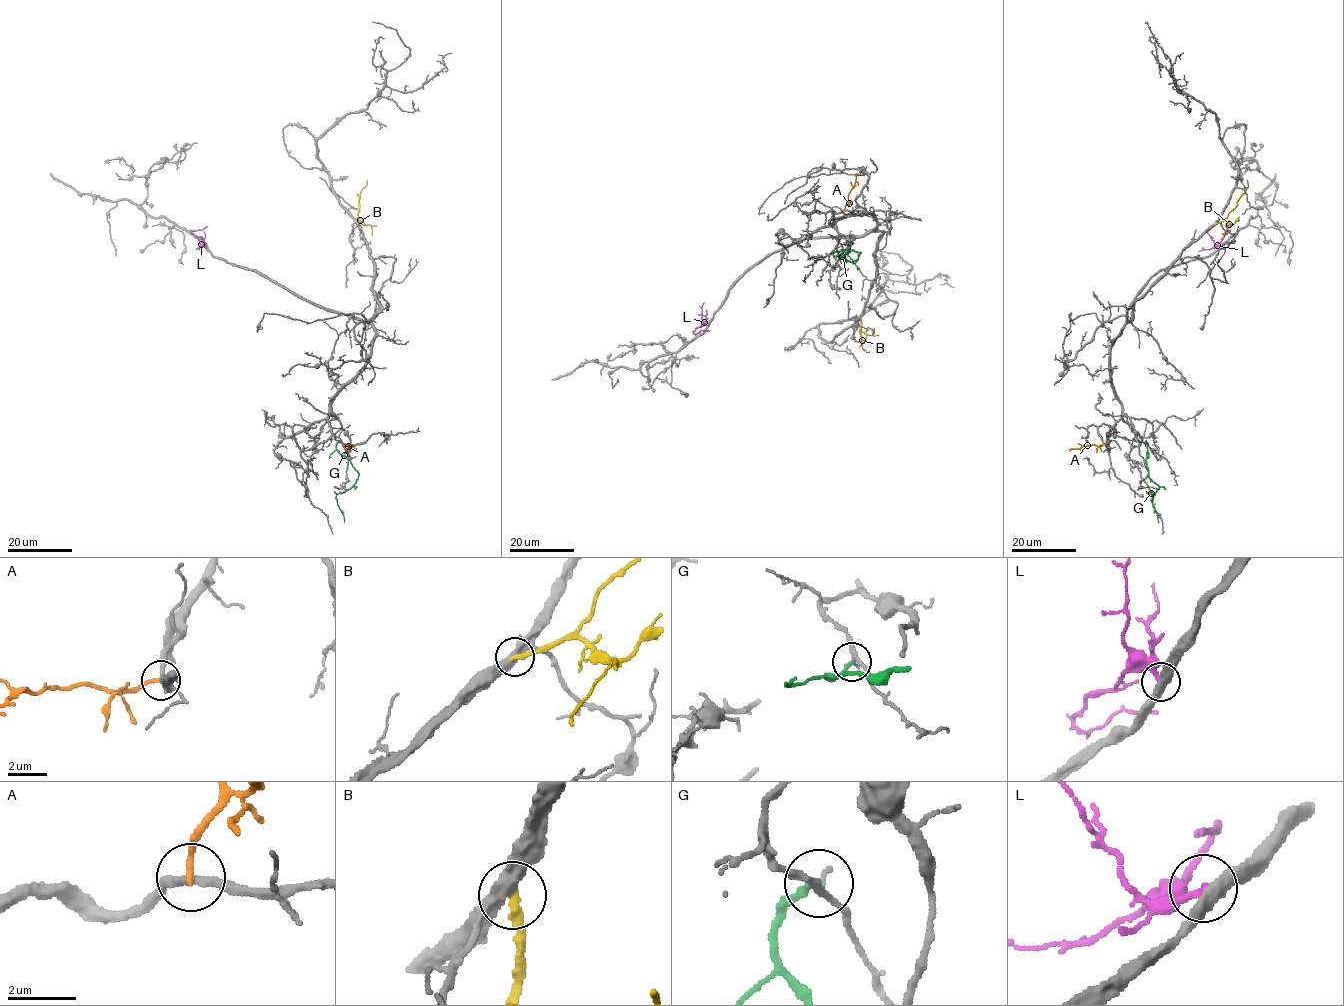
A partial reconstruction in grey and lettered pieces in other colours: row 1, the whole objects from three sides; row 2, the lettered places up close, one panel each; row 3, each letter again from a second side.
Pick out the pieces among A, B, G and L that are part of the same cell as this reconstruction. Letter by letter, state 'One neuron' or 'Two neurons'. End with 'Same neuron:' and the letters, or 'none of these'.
A: Two neurons
B: One neuron
G: Two neurons
L: Two neurons
Same neuron: B

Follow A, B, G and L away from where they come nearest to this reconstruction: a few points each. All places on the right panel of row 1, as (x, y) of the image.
A: (1105, 444), (1069, 450)
B: (1215, 224), (1221, 222), (1237, 204), (1248, 186), (1246, 180)
G: (1144, 441), (1148, 443), (1148, 477), (1159, 486), (1151, 494), (1158, 522)
L: (1221, 244), (1229, 230), (1227, 226)

